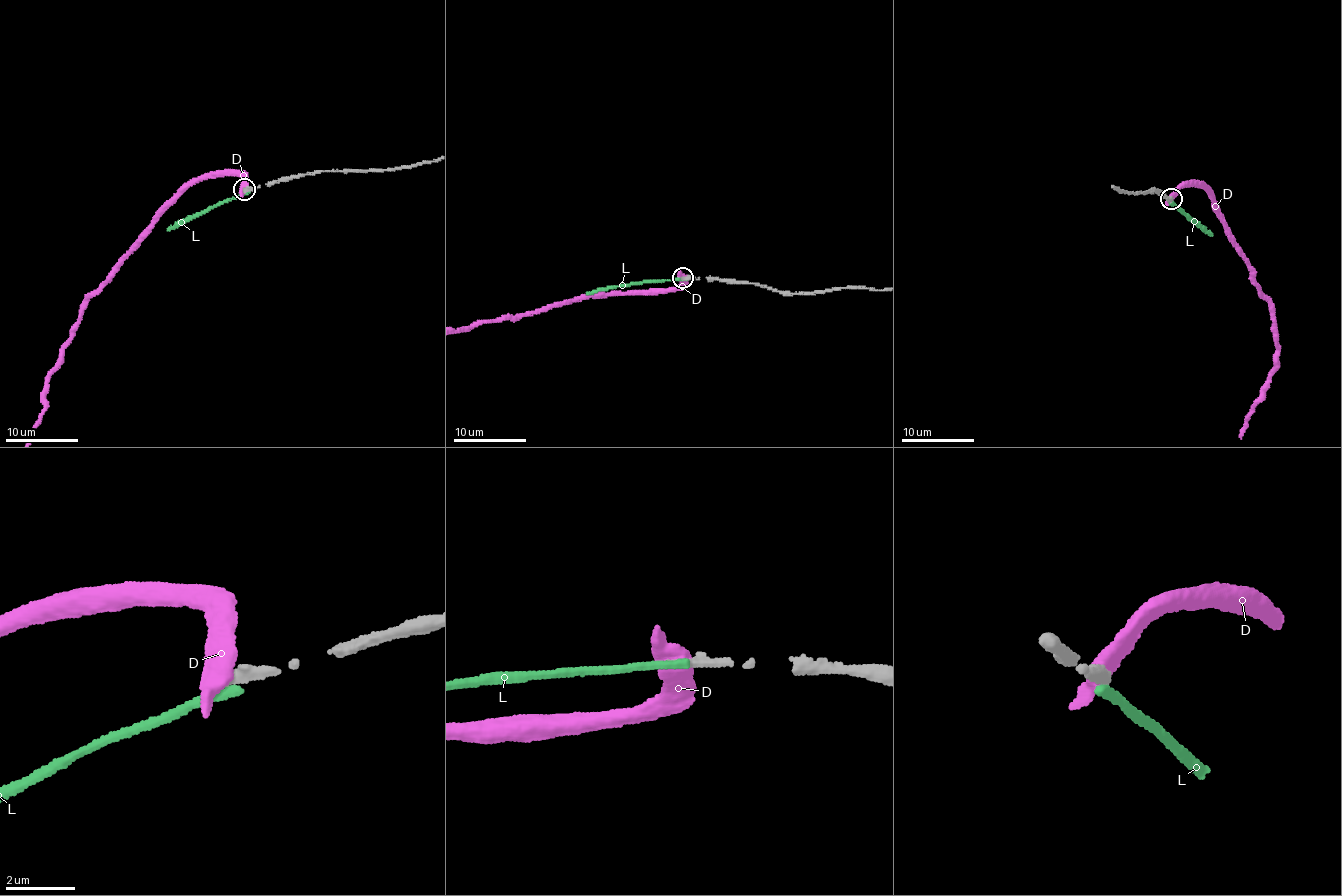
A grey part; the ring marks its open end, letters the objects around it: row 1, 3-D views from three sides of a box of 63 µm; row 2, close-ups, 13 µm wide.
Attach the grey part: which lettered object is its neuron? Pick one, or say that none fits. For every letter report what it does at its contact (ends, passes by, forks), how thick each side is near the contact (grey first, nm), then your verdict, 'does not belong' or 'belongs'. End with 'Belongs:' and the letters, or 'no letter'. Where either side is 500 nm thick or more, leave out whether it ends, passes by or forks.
D: it passes by; 340 nm thick on the grey side, 480 nm on the other; does not belong
L: it ends there; 320 nm thick on the grey side, 280 nm on the other; does not belong
Belongs: no letter

